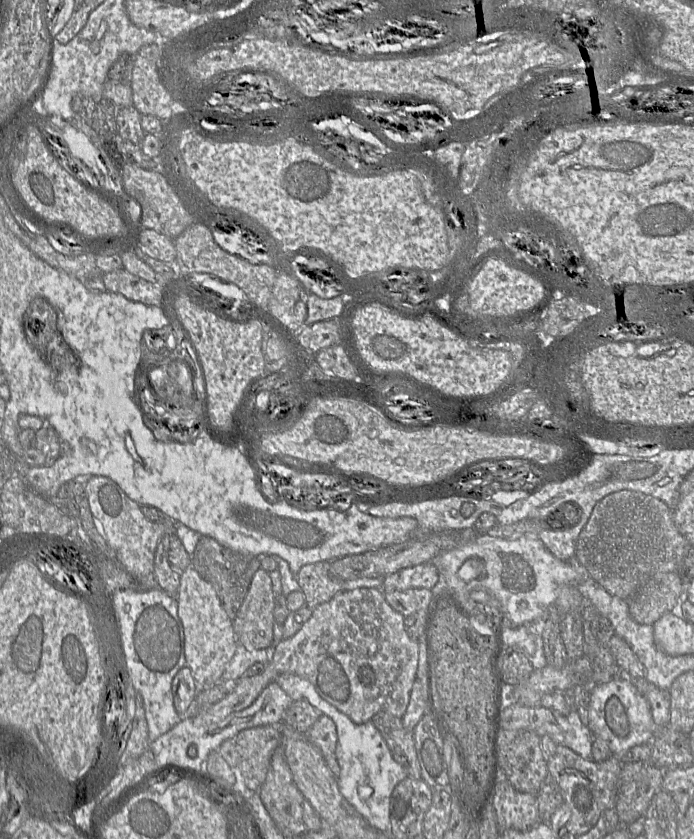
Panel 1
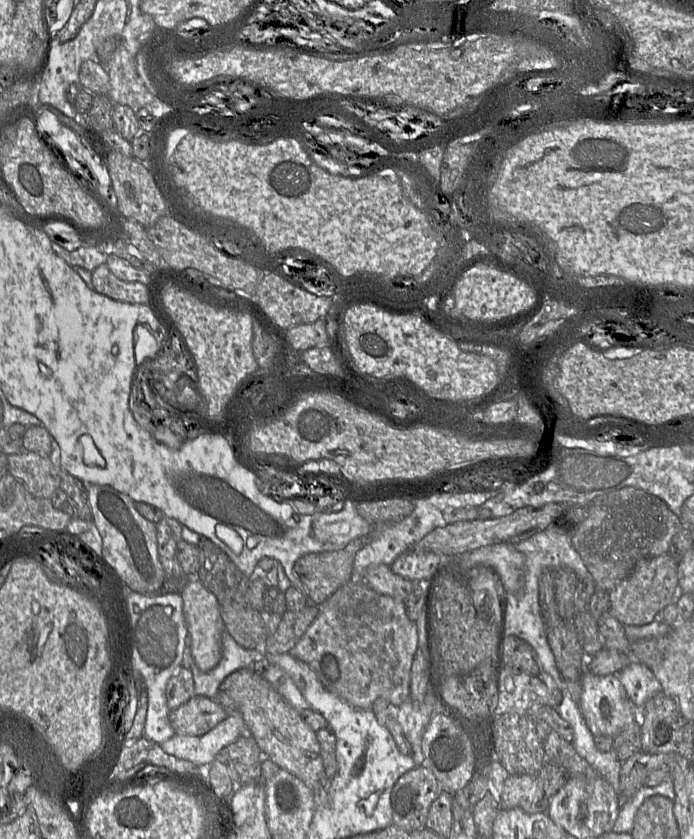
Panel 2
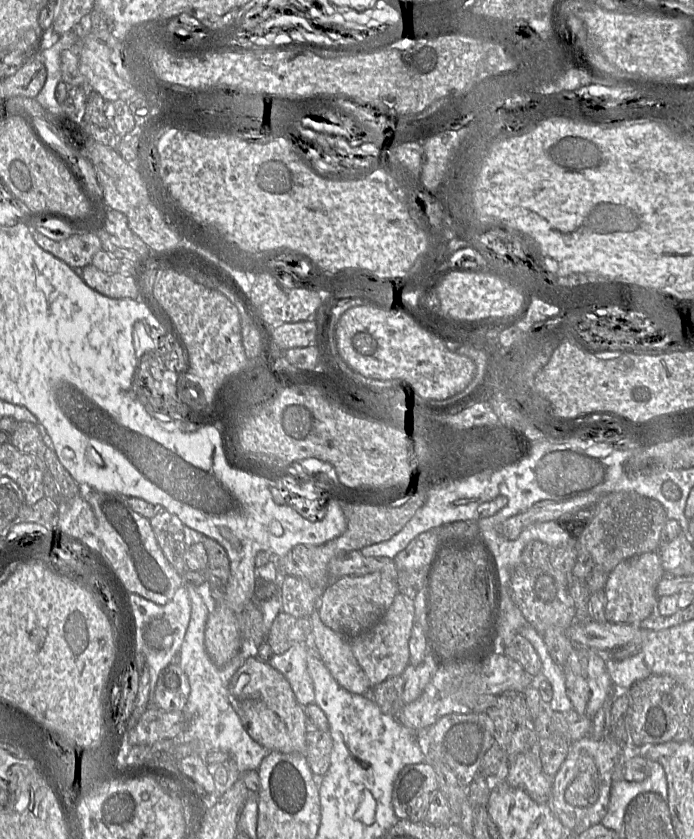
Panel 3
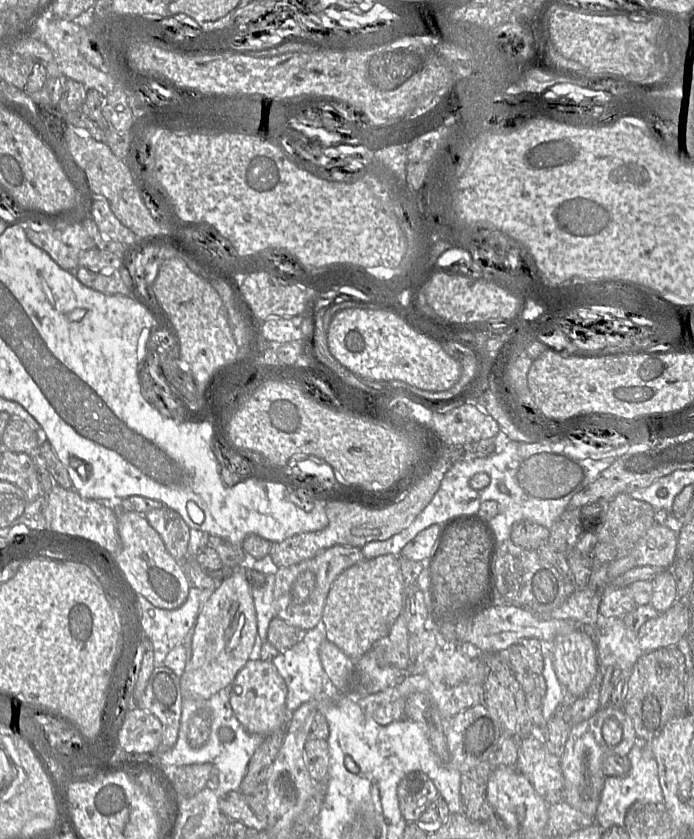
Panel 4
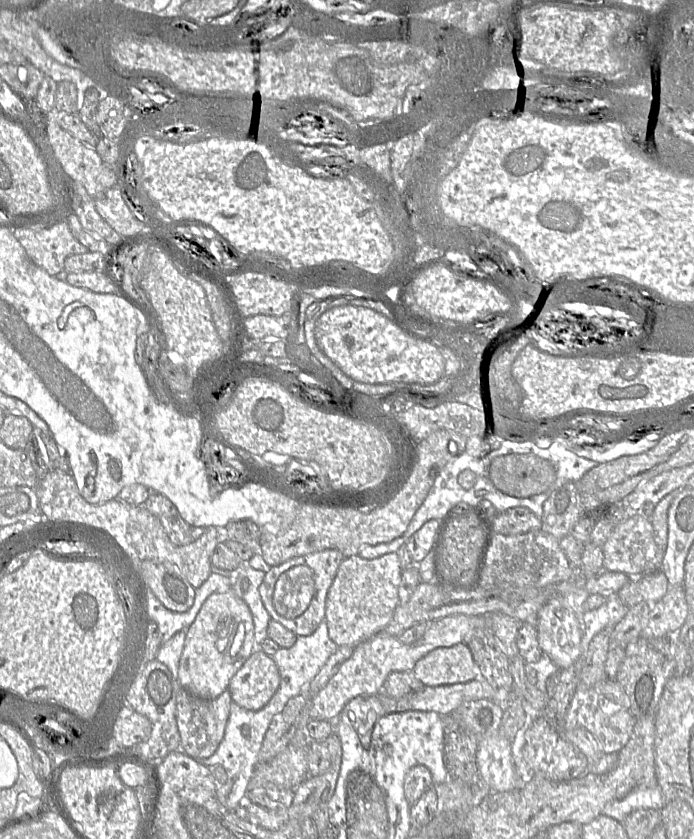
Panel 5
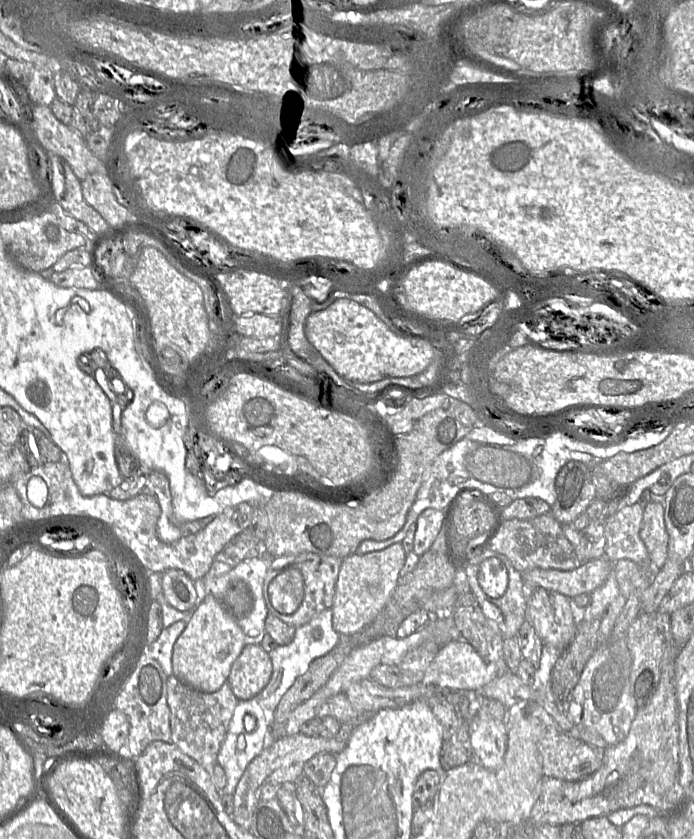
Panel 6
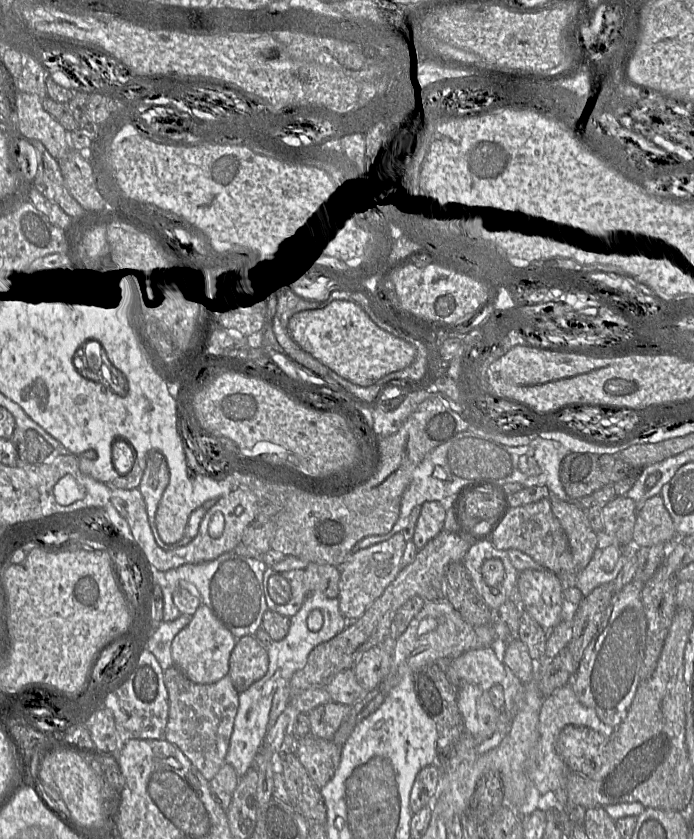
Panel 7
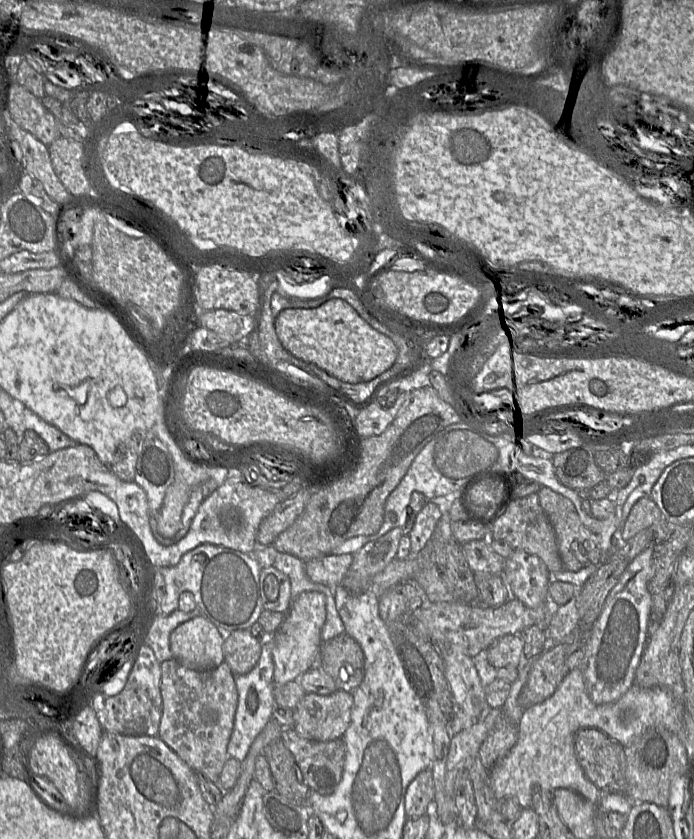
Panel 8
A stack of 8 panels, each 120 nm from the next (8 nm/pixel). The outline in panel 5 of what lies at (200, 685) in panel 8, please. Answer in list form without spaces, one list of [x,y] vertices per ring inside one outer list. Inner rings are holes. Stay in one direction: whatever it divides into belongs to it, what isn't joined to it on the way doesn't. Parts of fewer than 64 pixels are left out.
[[[181,688],[176,700],[176,721],[184,753],[196,760],[203,760],[216,752],[224,737],[231,703],[228,689],[214,699],[203,699]]]

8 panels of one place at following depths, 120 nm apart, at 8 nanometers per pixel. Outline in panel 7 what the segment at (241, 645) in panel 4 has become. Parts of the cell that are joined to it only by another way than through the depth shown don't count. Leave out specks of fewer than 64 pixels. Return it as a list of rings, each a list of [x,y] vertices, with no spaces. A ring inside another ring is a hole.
[[[200,604],[190,622],[171,643],[173,664],[192,682],[210,684],[228,674],[229,657],[236,643],[235,636],[225,628],[204,604]]]

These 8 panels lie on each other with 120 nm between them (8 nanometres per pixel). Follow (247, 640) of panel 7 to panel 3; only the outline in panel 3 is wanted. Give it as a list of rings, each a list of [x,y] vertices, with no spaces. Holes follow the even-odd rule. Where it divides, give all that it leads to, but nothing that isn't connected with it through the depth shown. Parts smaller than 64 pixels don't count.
[[[248,656],[230,679],[228,701],[248,735],[268,752],[305,755],[307,721],[285,677],[269,663]]]

